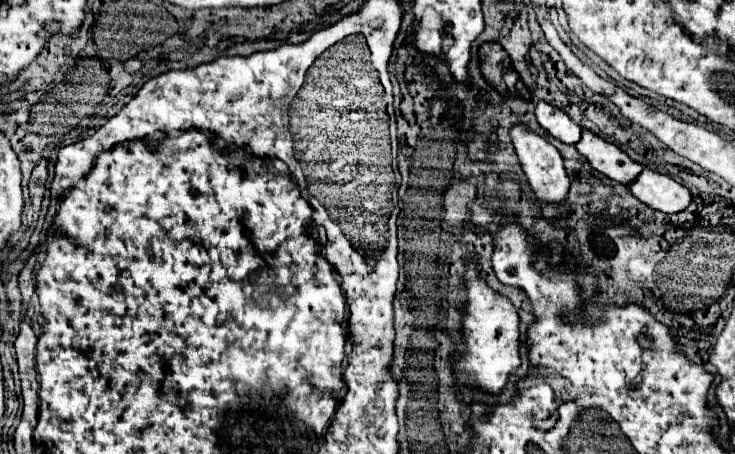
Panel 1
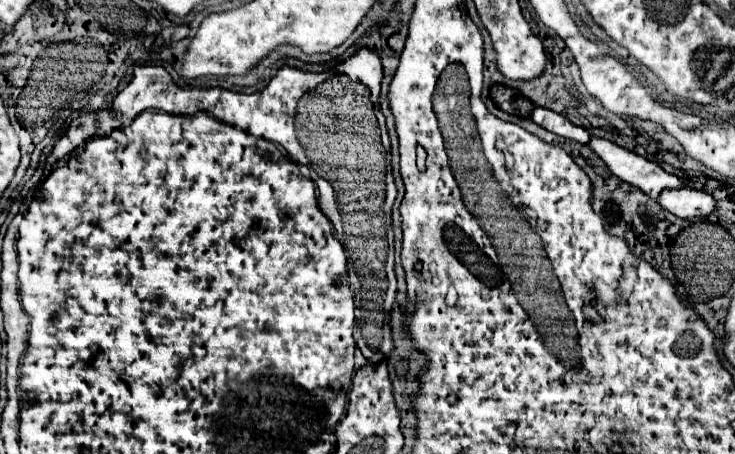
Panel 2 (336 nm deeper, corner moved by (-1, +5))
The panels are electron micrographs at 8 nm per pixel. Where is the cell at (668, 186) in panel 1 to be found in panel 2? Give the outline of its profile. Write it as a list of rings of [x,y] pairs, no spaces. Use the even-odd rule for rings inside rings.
[[[682,187],[682,189],[664,189],[658,197],[658,203],[670,211],[676,217],[682,219],[694,219],[694,217],[706,217],[714,211],[716,203],[714,197],[704,193],[704,191],[696,191],[690,187]]]

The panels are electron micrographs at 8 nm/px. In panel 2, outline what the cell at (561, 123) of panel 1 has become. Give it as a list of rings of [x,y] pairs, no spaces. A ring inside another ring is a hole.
[[[536,107],[532,111],[532,121],[538,123],[538,125],[542,125],[544,129],[548,129],[548,131],[564,137],[564,139],[572,139],[572,141],[582,143],[582,145],[586,145],[588,139],[590,139],[590,133],[586,129],[582,129],[578,125],[572,125],[566,117],[558,115],[554,111],[548,111],[544,107]]]

